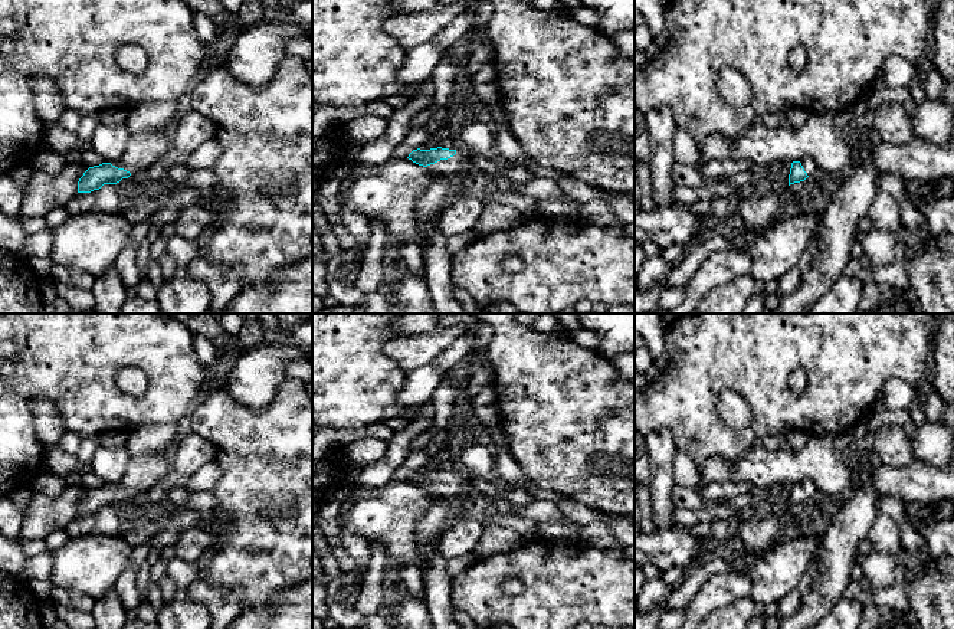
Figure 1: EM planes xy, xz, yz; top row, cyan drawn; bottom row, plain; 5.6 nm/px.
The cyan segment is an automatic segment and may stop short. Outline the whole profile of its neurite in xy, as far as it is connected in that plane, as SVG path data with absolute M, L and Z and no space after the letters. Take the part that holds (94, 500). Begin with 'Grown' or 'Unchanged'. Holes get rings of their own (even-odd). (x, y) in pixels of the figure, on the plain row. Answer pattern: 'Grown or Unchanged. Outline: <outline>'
Grown. Outline: M177 440L163 453L130 459L124 478L111 485L89 489L78 504L78 515L117 507L131 497L148 492L171 471L171 455Z

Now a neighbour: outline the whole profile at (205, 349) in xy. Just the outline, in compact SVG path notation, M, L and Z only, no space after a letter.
M203 334L194 335L194 350L199 361L209 367L216 356L214 344Z

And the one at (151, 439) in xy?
M177 423L141 425L128 432L125 449L131 459L154 456L165 452L177 439Z

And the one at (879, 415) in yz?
M882 397L876 399L871 407L866 425L869 436L875 435L883 425L904 426L912 422L912 417L907 410L889 410Z

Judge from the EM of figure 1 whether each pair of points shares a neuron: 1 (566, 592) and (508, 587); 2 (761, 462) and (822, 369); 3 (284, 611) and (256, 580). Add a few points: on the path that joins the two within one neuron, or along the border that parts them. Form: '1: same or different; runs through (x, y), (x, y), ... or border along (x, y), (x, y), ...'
1: different; border along (524, 585), (515, 593), (505, 593), (501, 589)
2: different; border along (753, 445), (734, 462), (721, 459)
3: different; border along (297, 585), (281, 590), (269, 606), (243, 609)

